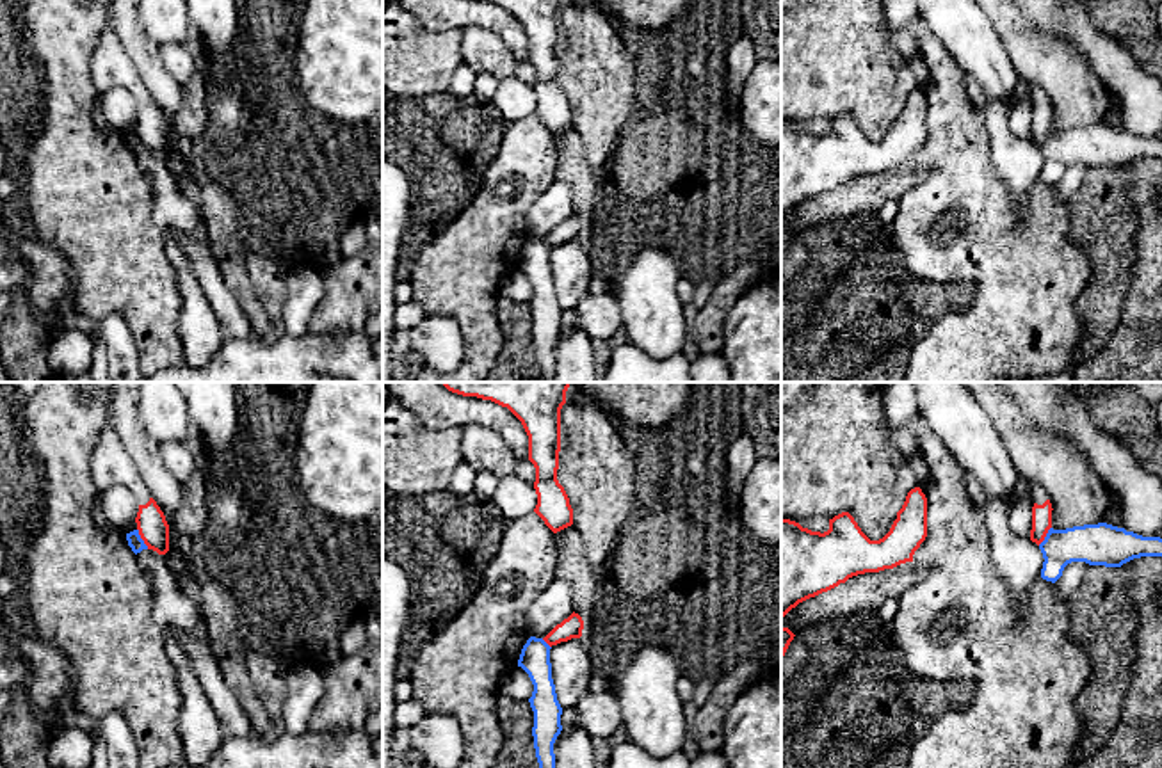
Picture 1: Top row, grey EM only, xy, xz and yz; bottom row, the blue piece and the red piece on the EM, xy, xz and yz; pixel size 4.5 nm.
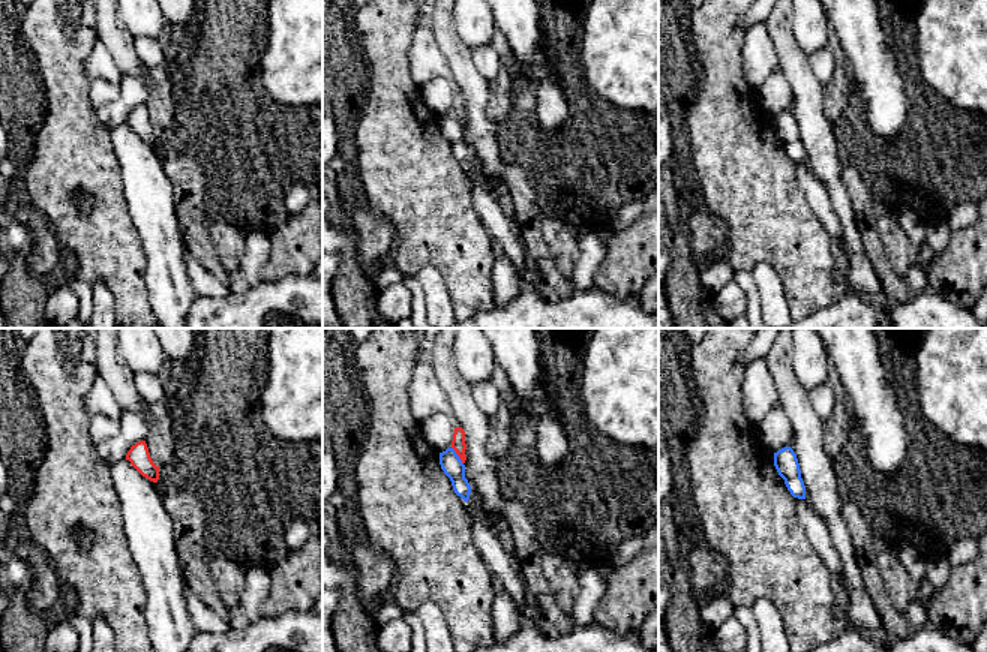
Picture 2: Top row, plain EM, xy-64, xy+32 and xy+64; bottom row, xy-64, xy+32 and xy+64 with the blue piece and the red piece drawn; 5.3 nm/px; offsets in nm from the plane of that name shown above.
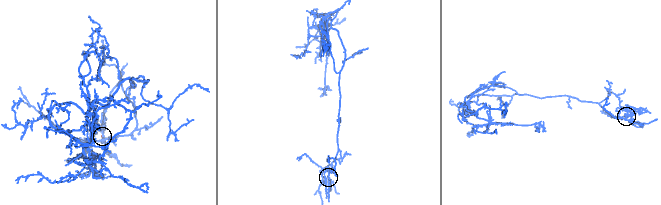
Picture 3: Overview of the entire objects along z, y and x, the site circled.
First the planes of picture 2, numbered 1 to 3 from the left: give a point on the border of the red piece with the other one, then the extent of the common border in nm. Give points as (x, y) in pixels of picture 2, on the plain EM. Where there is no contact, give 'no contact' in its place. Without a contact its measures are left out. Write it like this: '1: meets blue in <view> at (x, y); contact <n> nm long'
1: no contact
2: meets blue in xy+32 at (458, 120); contact 110 nm long
3: no contact

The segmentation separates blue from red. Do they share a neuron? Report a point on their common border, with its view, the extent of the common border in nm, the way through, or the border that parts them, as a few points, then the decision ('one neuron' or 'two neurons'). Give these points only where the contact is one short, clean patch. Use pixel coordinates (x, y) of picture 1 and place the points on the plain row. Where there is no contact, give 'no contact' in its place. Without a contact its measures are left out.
meets blue in xy at (141, 141); contact 110 nm long; border along xy (137, 130), (148, 150); two neurons

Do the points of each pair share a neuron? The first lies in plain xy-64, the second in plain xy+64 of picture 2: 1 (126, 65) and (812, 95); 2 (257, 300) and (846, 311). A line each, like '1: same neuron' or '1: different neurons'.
1: same neuron
2: same neuron

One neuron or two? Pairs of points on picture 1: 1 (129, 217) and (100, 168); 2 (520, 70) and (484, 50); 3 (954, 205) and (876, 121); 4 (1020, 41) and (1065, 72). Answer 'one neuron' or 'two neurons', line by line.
1: one neuron
2: one neuron
3: two neurons
4: one neuron

